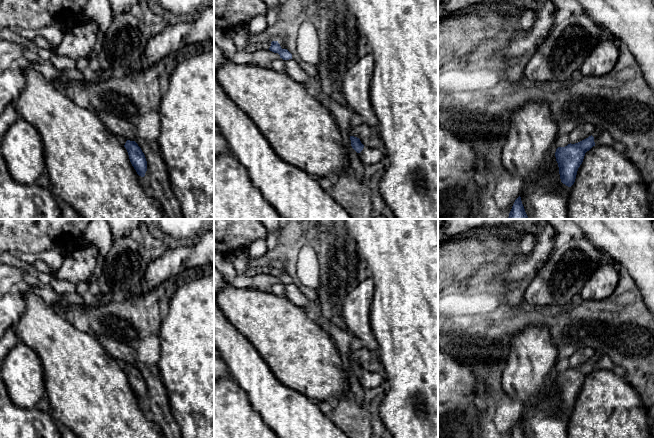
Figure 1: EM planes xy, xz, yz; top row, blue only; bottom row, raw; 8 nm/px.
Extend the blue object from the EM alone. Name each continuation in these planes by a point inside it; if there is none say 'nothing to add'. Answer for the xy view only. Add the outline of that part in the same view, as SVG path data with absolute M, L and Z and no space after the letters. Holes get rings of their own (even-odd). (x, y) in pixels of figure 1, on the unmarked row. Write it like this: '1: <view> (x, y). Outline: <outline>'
nothing to add

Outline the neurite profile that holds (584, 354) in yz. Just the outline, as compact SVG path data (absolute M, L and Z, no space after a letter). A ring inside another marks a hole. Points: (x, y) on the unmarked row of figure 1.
M587 346L587 347L582 347L578 349L575 353L571 355L569 358L569 363L572 365L574 368L578 367L589 360L592 359L594 356L596 350Z

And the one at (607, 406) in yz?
M595 369L585 377L574 408L569 411L567 438L653 438L652 423L640 395L619 372Z

